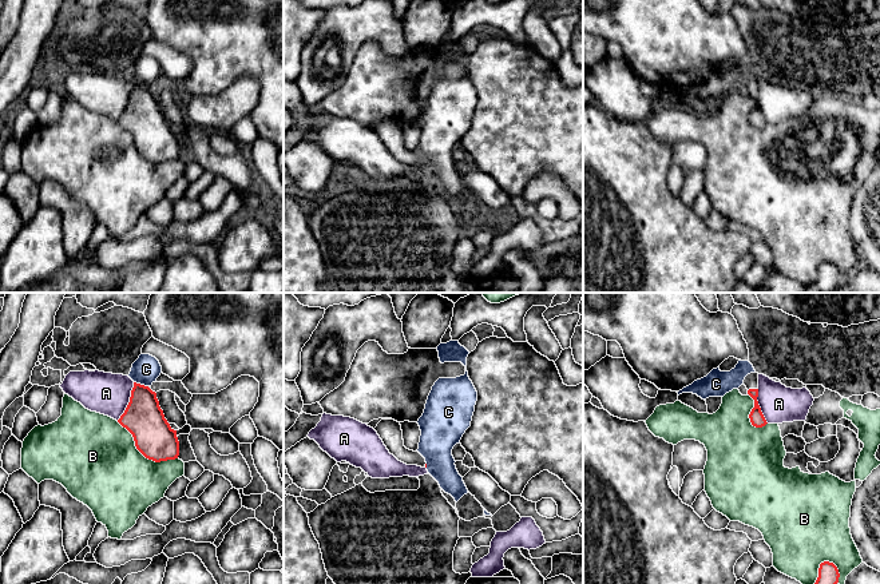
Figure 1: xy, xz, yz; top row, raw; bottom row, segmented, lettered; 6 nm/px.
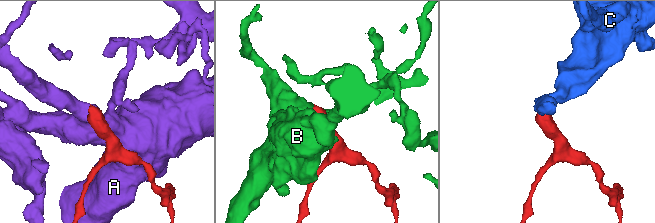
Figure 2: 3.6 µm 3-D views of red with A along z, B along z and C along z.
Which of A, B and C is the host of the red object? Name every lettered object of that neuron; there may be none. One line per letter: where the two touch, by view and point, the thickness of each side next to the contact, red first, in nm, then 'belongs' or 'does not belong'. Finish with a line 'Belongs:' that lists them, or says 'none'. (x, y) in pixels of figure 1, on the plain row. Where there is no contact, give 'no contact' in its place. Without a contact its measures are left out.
A: contact xy (130, 102); calibres 240 and 260 nm; does not belong
B: contact xy (143, 155); calibres 240 and 460 nm; does not belong
C: contact xy (139, 84); calibres 240 and 170 nm; does not belong
Belongs: none

